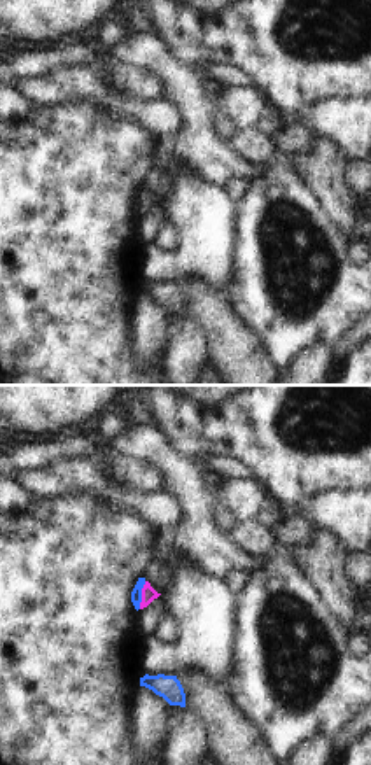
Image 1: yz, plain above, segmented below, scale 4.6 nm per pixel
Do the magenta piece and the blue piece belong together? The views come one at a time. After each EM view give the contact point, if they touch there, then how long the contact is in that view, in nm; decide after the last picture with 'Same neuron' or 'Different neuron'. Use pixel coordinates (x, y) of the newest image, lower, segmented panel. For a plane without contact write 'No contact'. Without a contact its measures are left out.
Touches magenta at (142, 596). Shared border 130 nm.

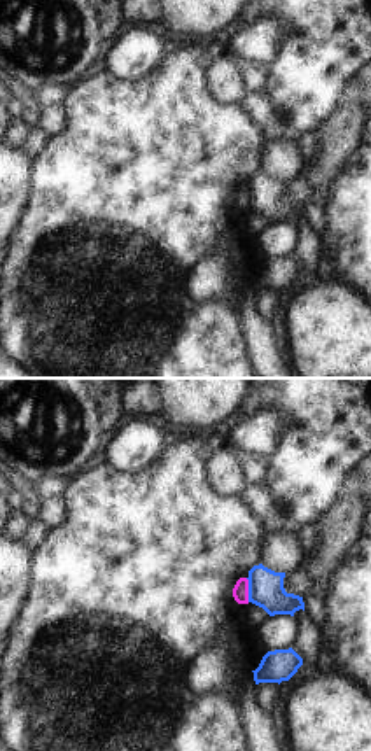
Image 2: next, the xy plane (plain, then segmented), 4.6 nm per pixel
Touches magenta at (247, 590). Shared border 110 nm.

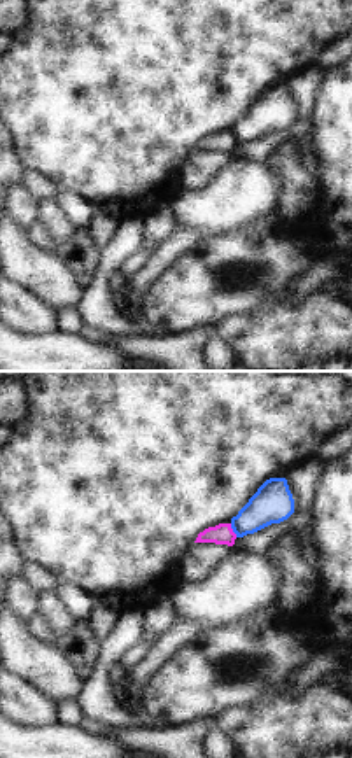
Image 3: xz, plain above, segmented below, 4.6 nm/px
Touches magenta at (232, 531). Shared border 70 nm.

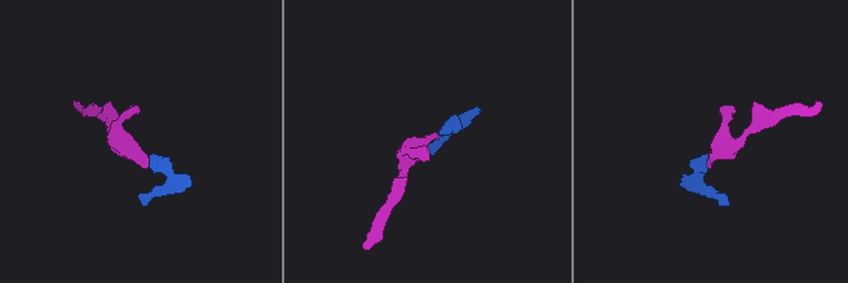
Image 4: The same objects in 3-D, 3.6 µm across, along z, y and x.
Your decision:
Different neuron.

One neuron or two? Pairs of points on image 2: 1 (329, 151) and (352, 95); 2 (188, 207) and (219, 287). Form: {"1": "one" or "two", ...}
{"1": "one", "2": "two"}

